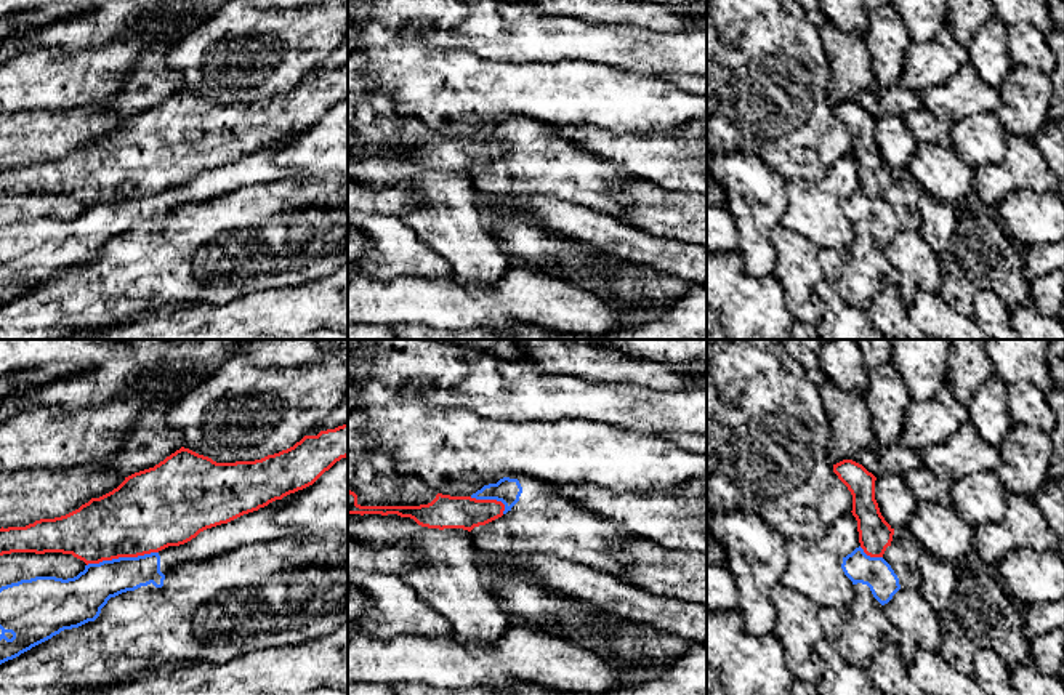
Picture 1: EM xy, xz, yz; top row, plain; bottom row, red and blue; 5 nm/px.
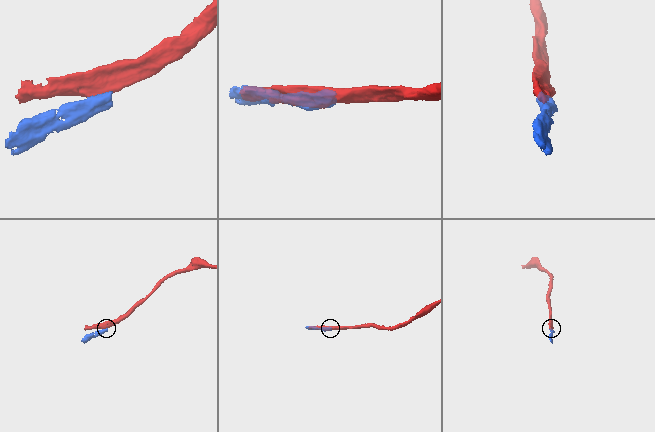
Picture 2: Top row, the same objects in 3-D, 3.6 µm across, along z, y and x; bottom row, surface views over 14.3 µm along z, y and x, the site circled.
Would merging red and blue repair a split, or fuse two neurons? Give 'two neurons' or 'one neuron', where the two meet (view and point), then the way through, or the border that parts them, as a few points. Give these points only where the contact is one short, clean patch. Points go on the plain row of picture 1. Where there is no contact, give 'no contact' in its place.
two neurons; contact xy (122, 197); border xy (157, 192), (103, 200), (87, 207)

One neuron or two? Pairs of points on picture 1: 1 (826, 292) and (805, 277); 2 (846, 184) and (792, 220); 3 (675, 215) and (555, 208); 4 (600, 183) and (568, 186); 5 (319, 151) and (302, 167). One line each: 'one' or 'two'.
1: two
2: one
3: two
4: one
5: one

